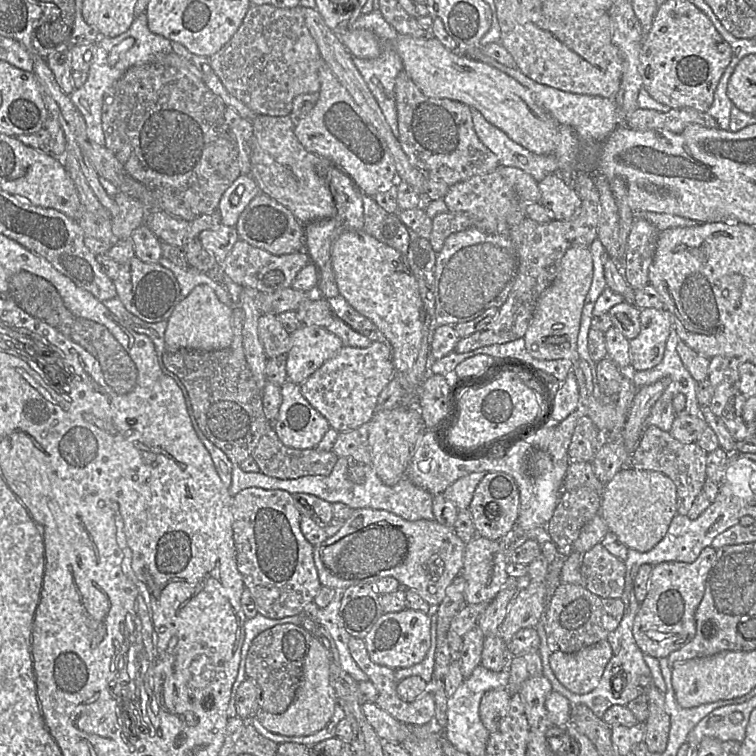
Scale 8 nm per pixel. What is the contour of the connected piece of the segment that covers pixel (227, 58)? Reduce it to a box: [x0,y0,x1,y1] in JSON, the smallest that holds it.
[209,4,322,116]

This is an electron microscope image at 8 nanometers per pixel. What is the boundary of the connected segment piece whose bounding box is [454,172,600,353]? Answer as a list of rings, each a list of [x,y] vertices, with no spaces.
[[[578,172],[571,185],[580,198],[578,212],[573,218],[565,221],[552,220],[547,223],[538,223],[525,217],[519,225],[511,229],[509,236],[516,248],[519,260],[517,279],[493,321],[483,329],[460,339],[454,352],[467,353],[481,347],[505,344],[523,338],[533,317],[538,298],[555,279],[565,252],[575,246],[589,248],[591,243],[597,239],[600,195],[596,180],[588,173]]]

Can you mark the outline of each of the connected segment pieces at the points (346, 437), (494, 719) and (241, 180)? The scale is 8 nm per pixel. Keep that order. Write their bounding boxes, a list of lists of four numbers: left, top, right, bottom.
[[332,423,371,464],[479,689,512,733],[218,176,261,227]]

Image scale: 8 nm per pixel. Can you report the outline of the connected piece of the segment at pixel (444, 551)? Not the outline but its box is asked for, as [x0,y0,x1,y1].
[313,508,467,607]

